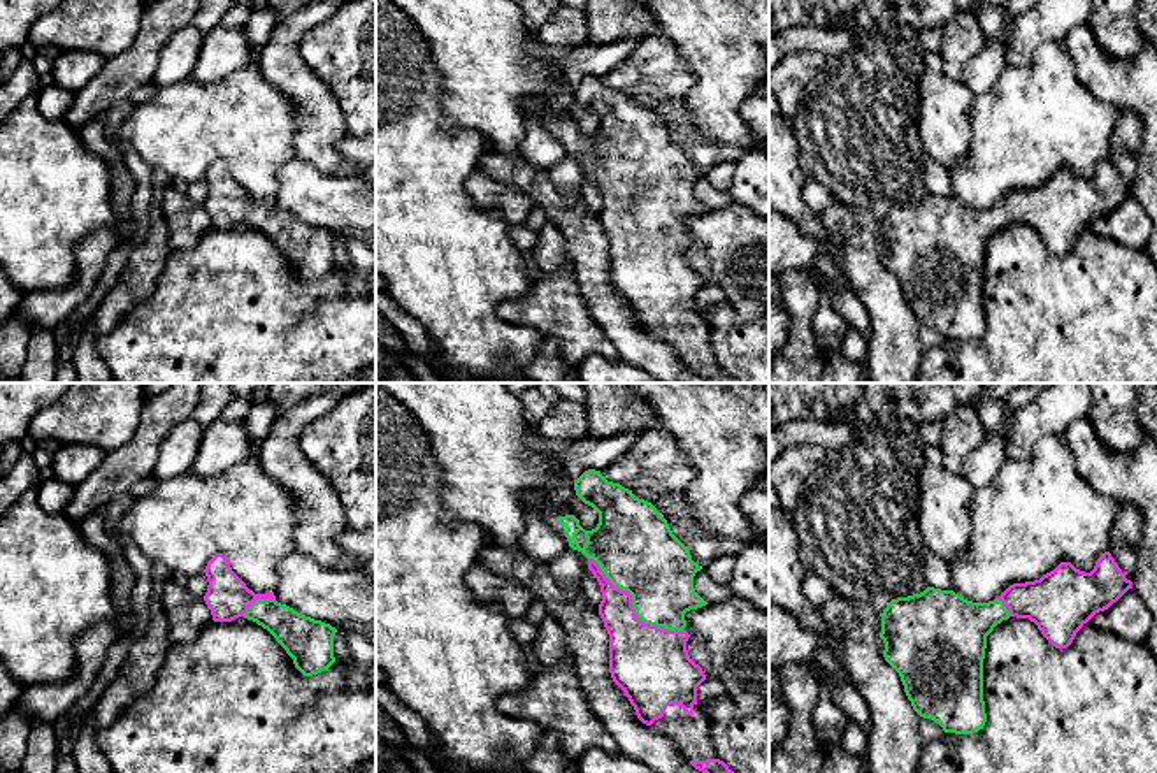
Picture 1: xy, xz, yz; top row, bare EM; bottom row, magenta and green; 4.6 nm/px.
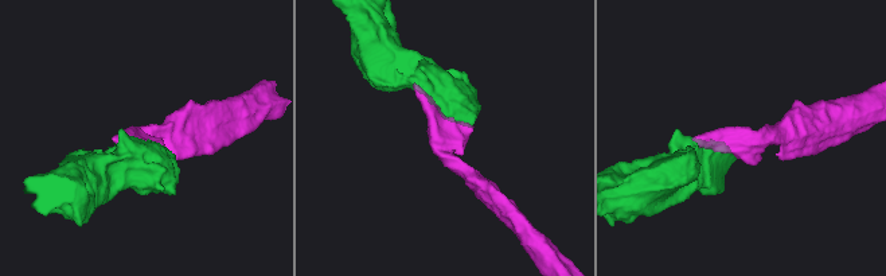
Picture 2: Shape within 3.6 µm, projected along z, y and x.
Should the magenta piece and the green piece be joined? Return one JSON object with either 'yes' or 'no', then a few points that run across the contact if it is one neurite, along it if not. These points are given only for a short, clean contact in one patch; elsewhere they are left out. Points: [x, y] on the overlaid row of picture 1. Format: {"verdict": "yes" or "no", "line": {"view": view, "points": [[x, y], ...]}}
{"verdict": "yes"}

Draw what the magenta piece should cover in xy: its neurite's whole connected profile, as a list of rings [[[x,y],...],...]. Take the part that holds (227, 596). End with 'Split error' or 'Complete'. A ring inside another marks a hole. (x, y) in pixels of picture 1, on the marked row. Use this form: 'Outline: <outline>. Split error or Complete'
Outline: [[[216,553],[204,573],[209,582],[204,601],[214,622],[239,617],[256,622],[276,638],[304,676],[318,675],[335,662],[335,627],[277,603],[274,592],[255,594],[232,571],[223,553]]]. Split error

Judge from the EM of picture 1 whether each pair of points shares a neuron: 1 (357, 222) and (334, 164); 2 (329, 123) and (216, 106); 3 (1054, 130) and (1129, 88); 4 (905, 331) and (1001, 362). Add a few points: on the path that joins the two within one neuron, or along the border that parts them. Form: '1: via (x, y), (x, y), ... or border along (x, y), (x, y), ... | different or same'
1: border along (299, 158), (323, 173), (357, 173) | different
2: border along (271, 85), (294, 106), (297, 155) | different
3: border along (1077, 74), (1087, 88), (1119, 113) | different
4: border along (924, 348), (919, 364) | different

